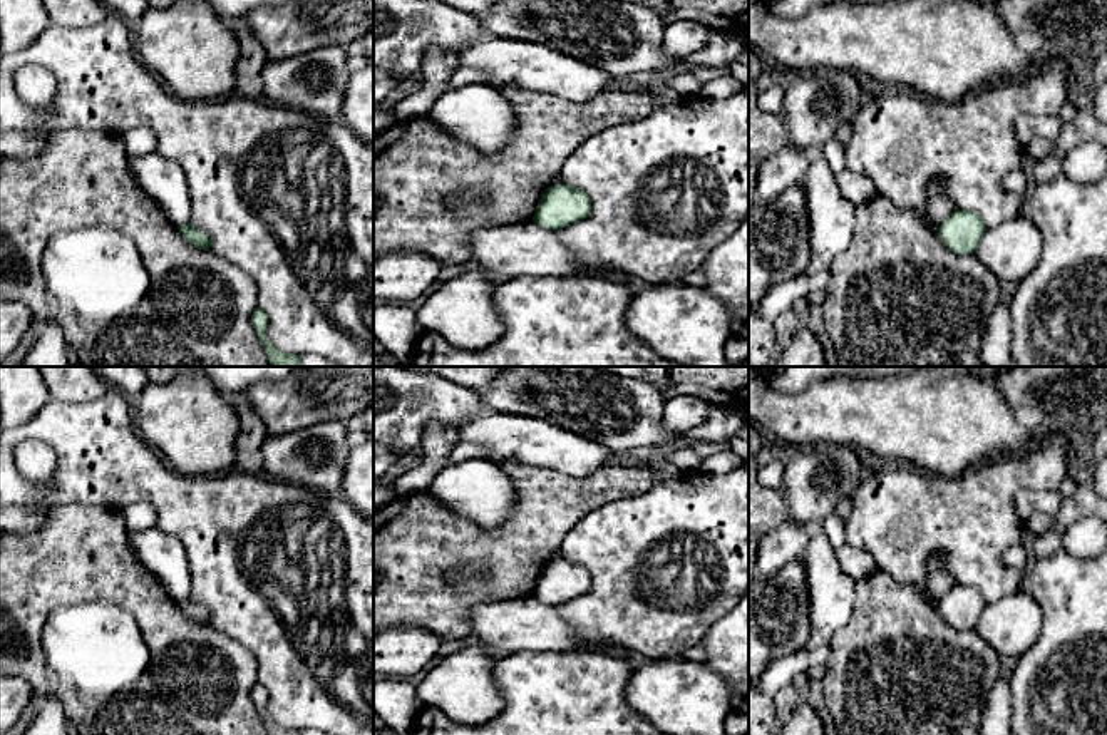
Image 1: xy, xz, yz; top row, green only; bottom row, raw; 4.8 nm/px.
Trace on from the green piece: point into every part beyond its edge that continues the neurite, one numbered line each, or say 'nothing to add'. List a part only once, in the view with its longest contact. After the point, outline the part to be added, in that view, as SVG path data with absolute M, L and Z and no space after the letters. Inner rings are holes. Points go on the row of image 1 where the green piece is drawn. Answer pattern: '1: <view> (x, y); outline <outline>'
nothing to add

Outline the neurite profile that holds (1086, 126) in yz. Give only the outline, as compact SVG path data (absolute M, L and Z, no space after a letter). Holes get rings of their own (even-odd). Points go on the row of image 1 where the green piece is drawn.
M1107 52L1097 59L1092 69L1084 107L1077 111L1068 122L1062 124L1050 154L1037 161L1033 169L1037 184L1050 182L1058 177L1063 161L1074 147L1084 142L1099 142L1107 147L1107 122L1095 116L1095 95L1104 82L1107 82Z

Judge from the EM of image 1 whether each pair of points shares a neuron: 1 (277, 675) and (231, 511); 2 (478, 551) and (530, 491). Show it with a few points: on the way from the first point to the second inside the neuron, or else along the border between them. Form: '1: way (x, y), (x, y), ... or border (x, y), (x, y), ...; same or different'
1: way (277, 635), (243, 598), (230, 571), (228, 551); same
2: way (496, 546), (530, 509); same

